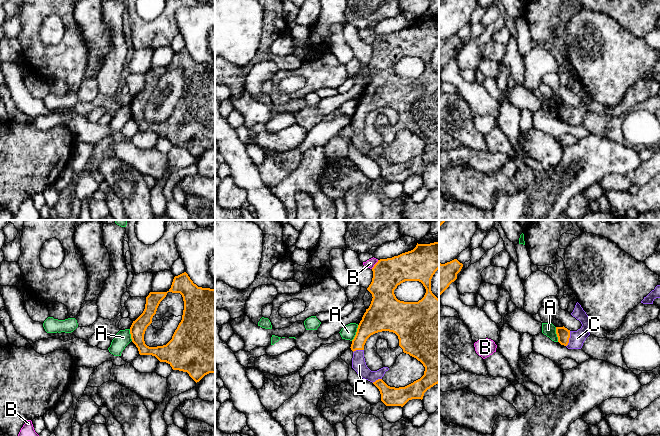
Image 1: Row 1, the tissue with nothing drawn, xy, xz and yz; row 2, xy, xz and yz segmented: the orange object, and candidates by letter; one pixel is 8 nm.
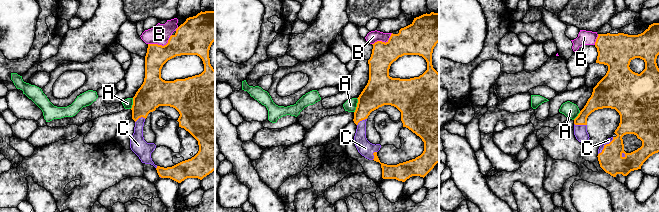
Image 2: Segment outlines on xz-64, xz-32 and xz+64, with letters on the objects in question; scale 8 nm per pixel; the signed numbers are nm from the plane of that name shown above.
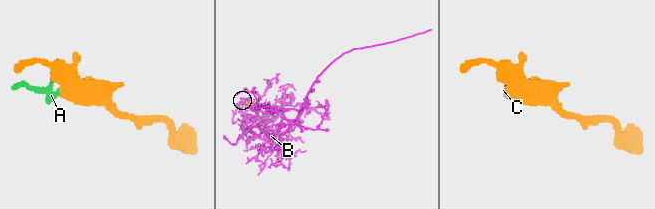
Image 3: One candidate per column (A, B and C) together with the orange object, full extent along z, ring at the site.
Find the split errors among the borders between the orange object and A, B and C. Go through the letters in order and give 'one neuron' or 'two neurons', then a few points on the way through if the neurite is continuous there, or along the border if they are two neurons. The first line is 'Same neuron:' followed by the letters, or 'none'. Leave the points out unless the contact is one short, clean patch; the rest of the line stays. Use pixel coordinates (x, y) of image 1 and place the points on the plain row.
Same neuron: C
A: two neurons; border xz (358, 101), (356, 110), (351, 116)
B: two neurons; border xz (378, 36), (371, 44)
C: one neuron

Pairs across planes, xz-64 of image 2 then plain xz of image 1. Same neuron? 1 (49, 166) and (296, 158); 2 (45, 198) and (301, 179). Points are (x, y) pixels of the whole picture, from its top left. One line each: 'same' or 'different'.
1: same
2: different

